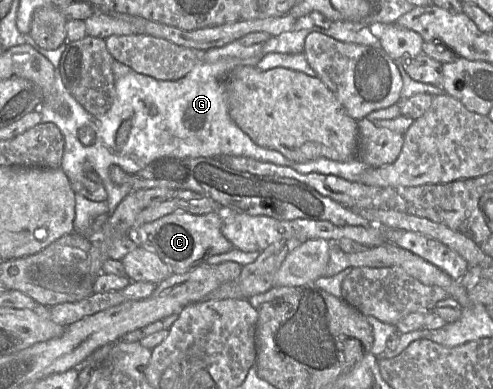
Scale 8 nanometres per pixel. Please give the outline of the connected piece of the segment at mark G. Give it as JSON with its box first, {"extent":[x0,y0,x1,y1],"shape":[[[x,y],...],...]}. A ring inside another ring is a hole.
{"extent":[39,21,383,233],"shape":[[[335,21],[328,29],[313,25],[307,29],[282,33],[262,43],[260,54],[245,59],[228,57],[211,63],[200,59],[186,76],[177,81],[158,80],[132,70],[115,79],[114,102],[105,114],[98,116],[87,112],[75,100],[64,86],[59,72],[55,69],[56,93],[67,106],[68,113],[61,114],[53,107],[41,104],[39,107],[41,122],[55,124],[64,137],[61,169],[69,180],[76,181],[85,177],[85,163],[89,162],[103,181],[108,194],[108,199],[101,202],[89,200],[80,194],[75,195],[73,233],[83,233],[91,221],[102,214],[111,215],[124,198],[134,191],[128,185],[117,185],[111,181],[109,175],[111,166],[119,166],[124,172],[133,174],[145,168],[152,161],[165,156],[179,158],[215,158],[219,155],[245,156],[289,167],[301,174],[334,175],[347,181],[358,182],[359,176],[370,168],[358,158],[346,162],[317,158],[306,163],[297,163],[290,161],[276,150],[263,148],[254,143],[230,118],[225,87],[225,77],[236,67],[256,66],[268,53],[302,53],[306,37],[313,32],[321,33],[341,42],[382,49],[379,40],[379,29],[383,26],[382,23],[370,25],[371,30],[364,27],[359,31],[346,30],[345,23],[346,21]],[[151,105],[157,108],[156,115],[151,115]],[[80,128],[84,132],[93,130],[94,139],[91,144],[86,145],[80,141]]]}

